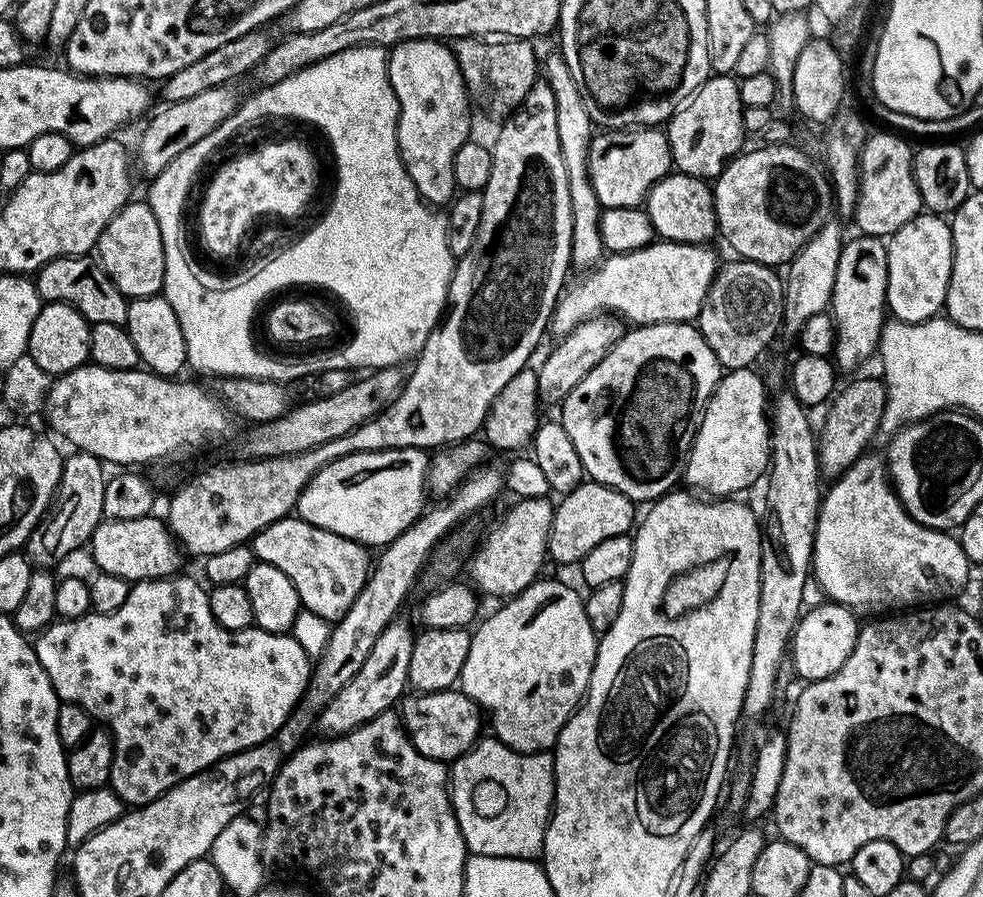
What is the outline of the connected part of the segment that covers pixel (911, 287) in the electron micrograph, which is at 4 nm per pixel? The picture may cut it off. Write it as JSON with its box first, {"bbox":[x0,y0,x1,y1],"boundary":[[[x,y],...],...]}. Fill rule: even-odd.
{"bbox":[886,214,952,324],"boundary":[[[921,214],[906,222],[886,240],[888,246],[888,298],[886,308],[908,324],[931,320],[944,308],[952,273],[952,226],[943,215]]]}

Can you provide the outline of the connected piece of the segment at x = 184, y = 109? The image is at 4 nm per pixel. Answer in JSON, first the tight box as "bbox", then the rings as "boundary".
{"bbox":[134,84,242,178],"boundary":[[[232,84],[214,86],[202,94],[186,98],[186,102],[165,103],[164,109],[149,122],[140,136],[140,145],[134,148],[134,160],[148,178],[155,178],[164,172],[182,154],[182,150],[190,150],[194,142],[202,142],[210,130],[222,126],[230,114],[234,114],[242,103],[242,95]]]}

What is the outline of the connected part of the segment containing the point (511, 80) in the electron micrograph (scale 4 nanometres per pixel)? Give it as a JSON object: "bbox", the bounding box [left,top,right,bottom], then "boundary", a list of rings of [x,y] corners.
{"bbox":[455,36,538,118],"boundary":[[[462,36],[455,41],[456,61],[465,85],[473,93],[481,92],[499,118],[515,112],[538,83],[538,60],[536,64],[536,48],[532,44],[535,43],[528,38],[504,38],[497,42],[492,38]]]}

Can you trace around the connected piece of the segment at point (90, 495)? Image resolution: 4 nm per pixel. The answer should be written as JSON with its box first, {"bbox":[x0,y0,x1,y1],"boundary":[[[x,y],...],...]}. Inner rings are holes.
{"bbox":[26,451,106,570],"boundary":[[[73,451],[65,459],[58,503],[45,515],[40,525],[33,530],[26,545],[26,555],[33,565],[40,570],[52,570],[67,558],[71,552],[87,545],[94,530],[105,519],[104,499],[106,498],[106,468],[98,457],[89,452]],[[57,507],[57,508],[56,508]],[[56,508],[56,509],[55,509]]]}

